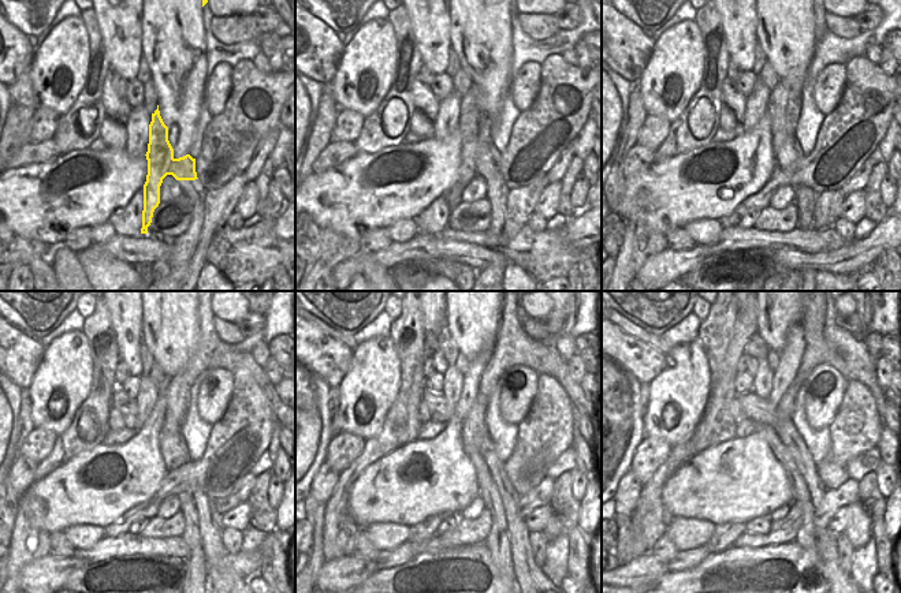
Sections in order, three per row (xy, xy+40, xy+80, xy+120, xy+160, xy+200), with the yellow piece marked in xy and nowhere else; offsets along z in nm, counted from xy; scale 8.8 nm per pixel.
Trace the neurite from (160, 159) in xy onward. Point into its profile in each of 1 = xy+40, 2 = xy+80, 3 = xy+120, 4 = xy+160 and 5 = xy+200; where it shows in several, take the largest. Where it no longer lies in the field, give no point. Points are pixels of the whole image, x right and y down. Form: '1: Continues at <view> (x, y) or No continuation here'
1: Continues at xy+40 (480, 157)
2: Continues at xy+80 (785, 100)
3: Continues at xy+120 (172, 448)
4: Continues at xy+160 (512, 336)
5: Continues at xy+200 (814, 354)

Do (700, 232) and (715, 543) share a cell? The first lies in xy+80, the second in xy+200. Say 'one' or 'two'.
two

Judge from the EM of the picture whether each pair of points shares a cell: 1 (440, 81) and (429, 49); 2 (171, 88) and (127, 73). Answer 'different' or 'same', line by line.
1: different
2: different

